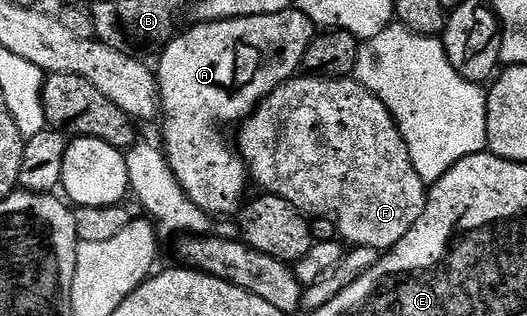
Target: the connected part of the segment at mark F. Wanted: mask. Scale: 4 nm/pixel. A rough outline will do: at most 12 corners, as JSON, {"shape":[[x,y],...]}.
{"shape":[[354,77],[282,82],[239,130],[260,191],[390,251],[428,187]]}

